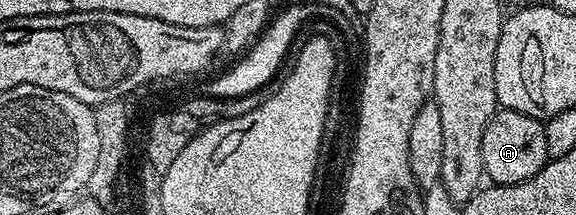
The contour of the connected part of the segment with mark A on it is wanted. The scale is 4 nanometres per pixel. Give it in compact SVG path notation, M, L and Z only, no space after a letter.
M498 108L483 131L485 177L494 185L514 185L531 179L550 160L542 118L523 115L514 109Z

